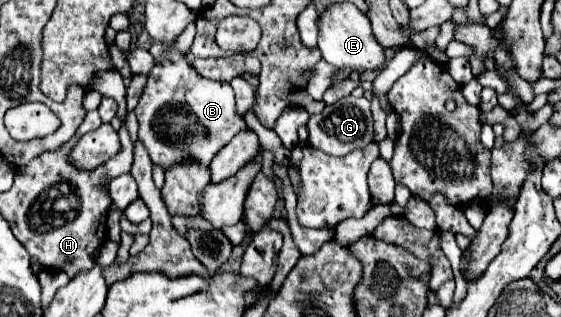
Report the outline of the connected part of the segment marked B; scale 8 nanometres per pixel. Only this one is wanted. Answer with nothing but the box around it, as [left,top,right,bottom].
[136,45,246,169]

